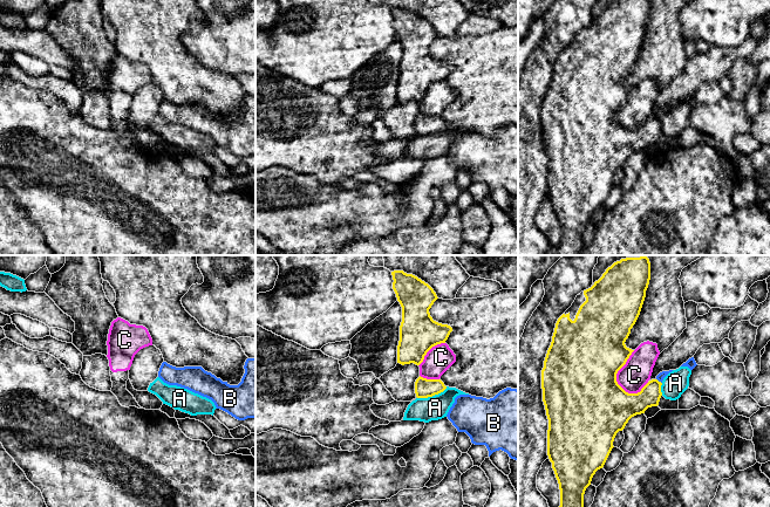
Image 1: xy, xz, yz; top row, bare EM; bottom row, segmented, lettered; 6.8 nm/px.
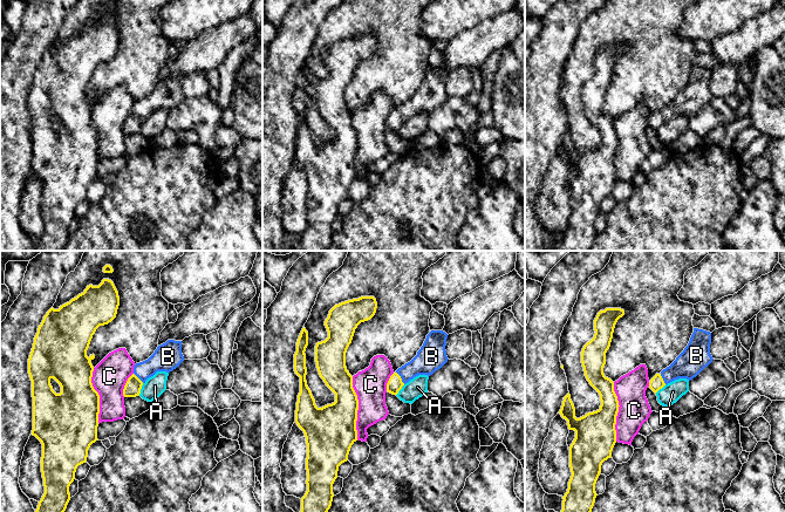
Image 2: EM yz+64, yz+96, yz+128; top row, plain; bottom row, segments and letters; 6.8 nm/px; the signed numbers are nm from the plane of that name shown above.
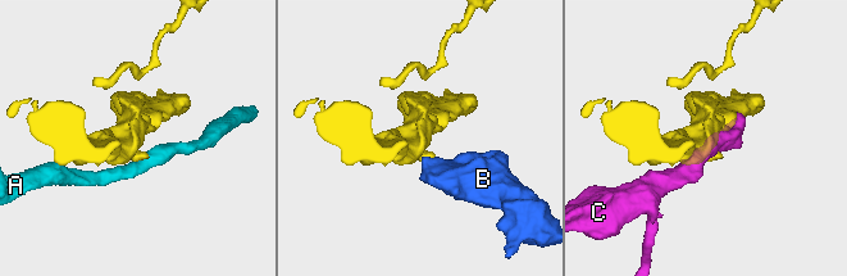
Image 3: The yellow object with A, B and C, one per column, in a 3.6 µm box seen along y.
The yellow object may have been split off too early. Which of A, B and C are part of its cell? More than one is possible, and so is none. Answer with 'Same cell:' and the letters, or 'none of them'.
Same cell: B

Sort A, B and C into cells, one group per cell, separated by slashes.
A / B / C

